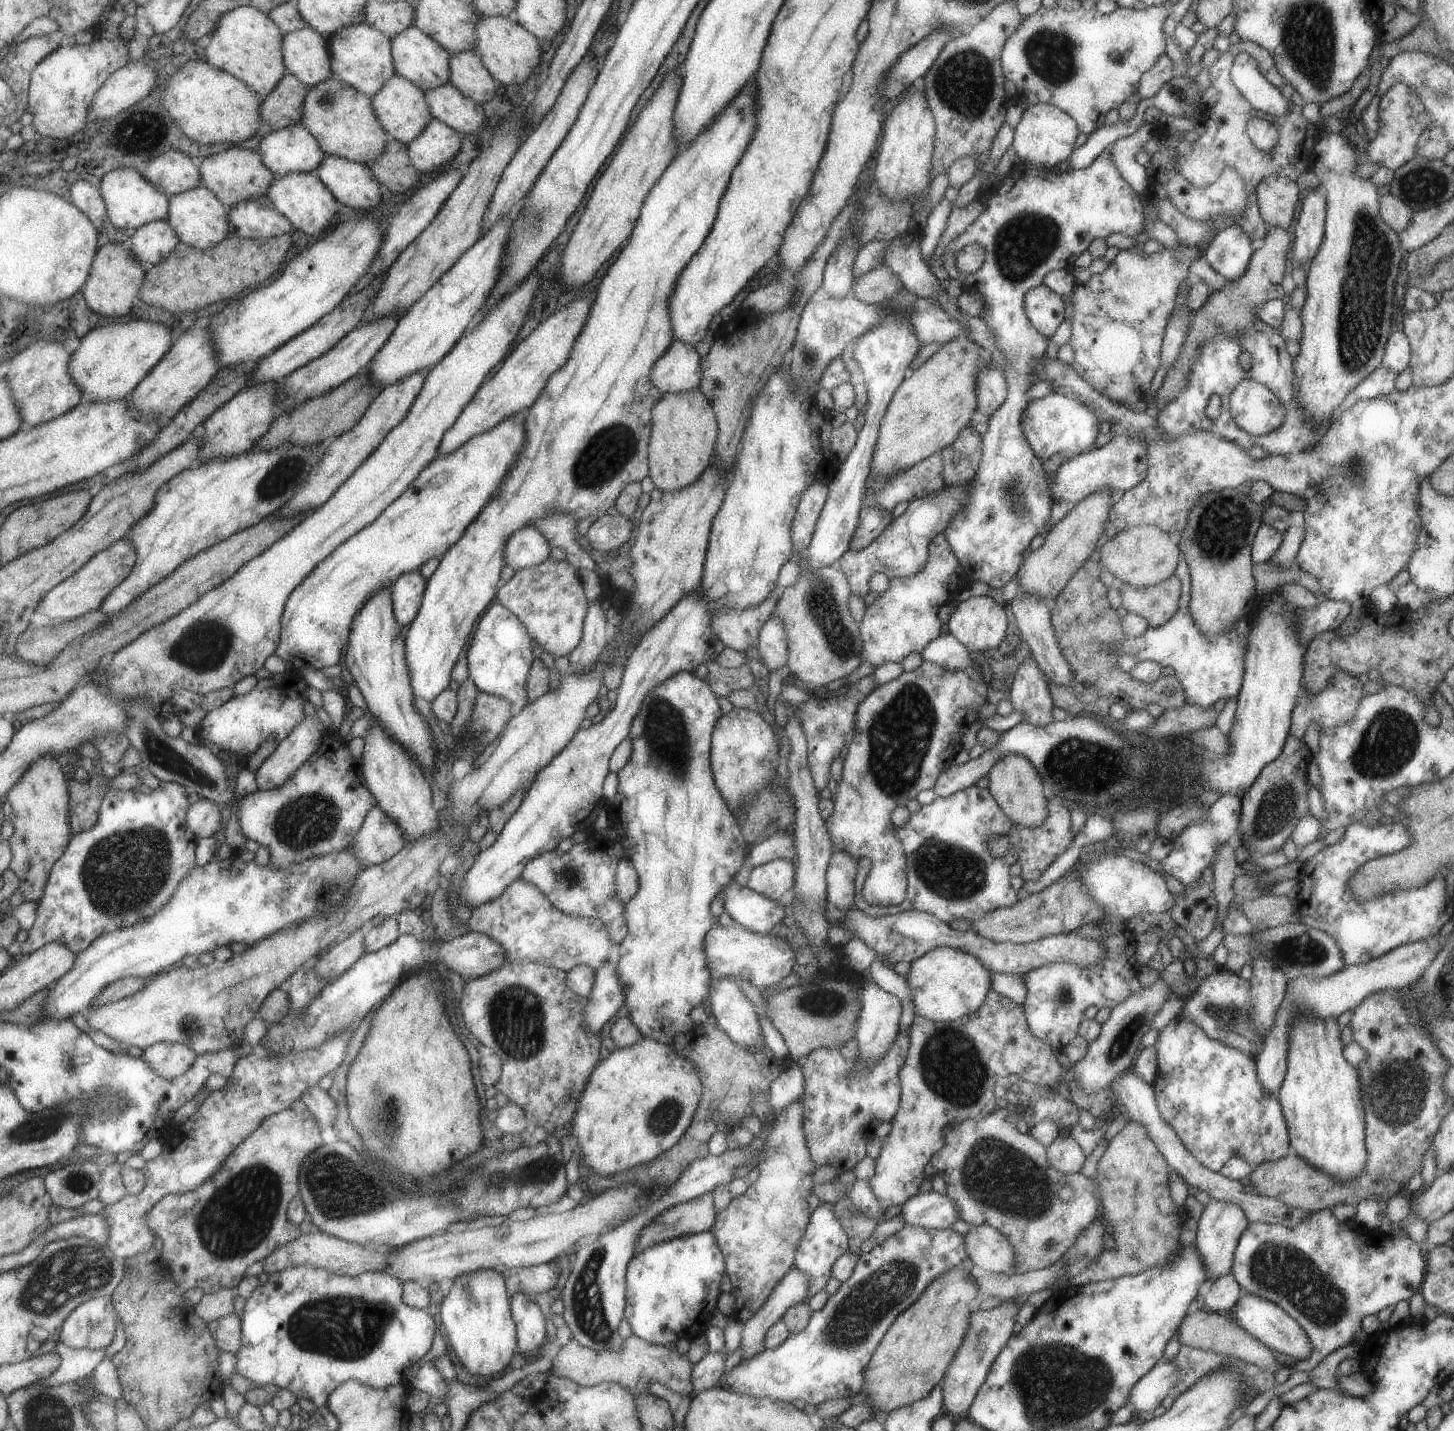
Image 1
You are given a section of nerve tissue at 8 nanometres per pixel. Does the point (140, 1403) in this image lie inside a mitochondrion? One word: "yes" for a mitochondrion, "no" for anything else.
no

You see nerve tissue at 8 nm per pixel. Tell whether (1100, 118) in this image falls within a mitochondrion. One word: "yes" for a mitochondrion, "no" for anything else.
no

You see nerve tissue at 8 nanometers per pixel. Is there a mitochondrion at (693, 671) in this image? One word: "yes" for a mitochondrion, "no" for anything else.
no

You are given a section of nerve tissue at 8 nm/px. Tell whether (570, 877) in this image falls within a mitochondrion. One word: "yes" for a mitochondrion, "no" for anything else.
yes

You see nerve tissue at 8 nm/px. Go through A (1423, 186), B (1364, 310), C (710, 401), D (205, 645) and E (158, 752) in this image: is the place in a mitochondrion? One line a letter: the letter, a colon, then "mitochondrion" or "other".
A: mitochondrion
B: mitochondrion
C: other
D: mitochondrion
E: mitochondrion

